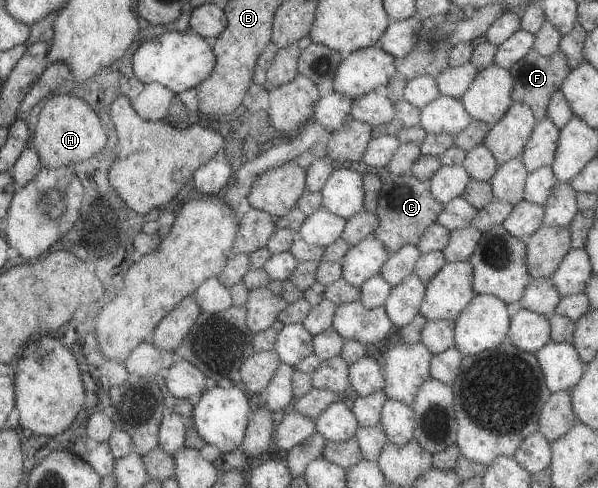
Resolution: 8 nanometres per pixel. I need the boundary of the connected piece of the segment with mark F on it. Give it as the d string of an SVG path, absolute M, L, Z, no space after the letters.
M532 49L527 51L519 61L513 63L508 69L512 79L512 90L510 93L512 101L529 106L536 120L543 119L549 98L559 89L560 83L569 70L565 55L559 51L553 52L548 56L539 55Z

